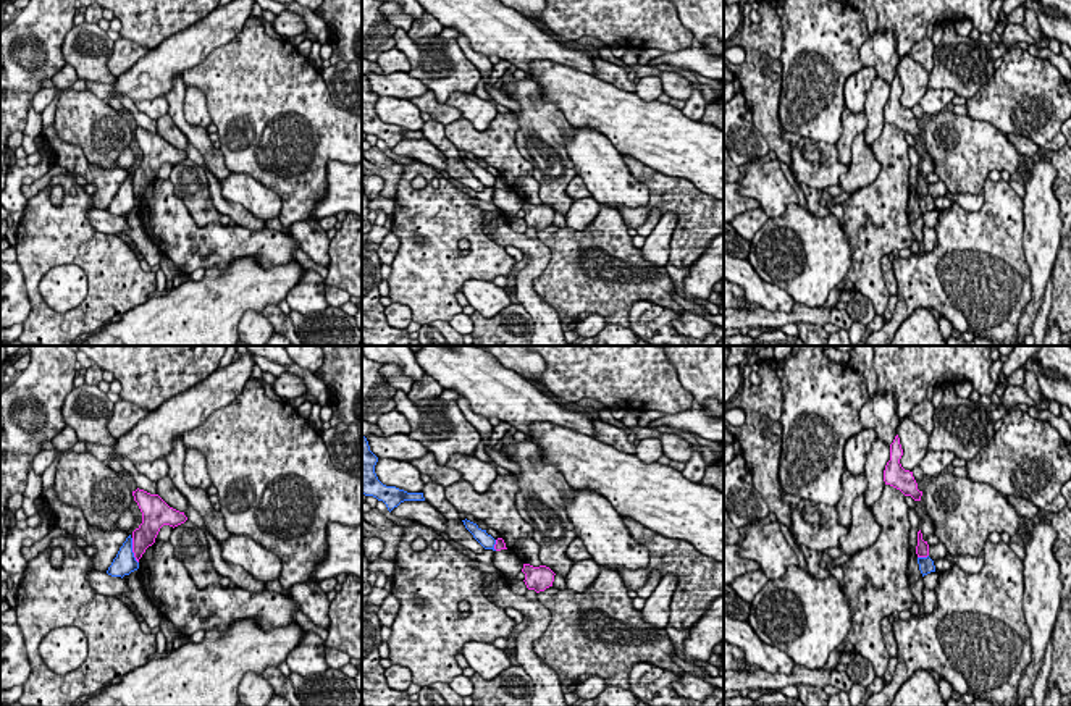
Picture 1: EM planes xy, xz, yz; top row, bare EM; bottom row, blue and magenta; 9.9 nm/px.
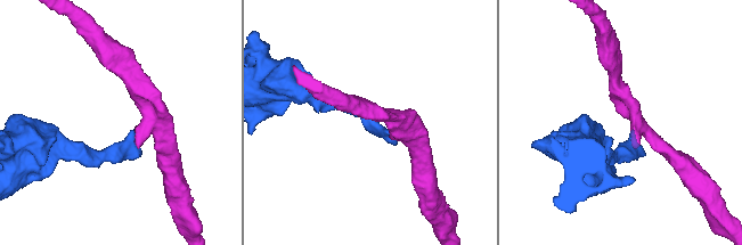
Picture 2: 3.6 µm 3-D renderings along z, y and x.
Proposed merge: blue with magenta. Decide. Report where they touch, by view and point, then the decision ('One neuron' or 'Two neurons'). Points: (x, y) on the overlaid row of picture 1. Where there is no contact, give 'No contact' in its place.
Touches blue at xy (131, 551). Two neurons

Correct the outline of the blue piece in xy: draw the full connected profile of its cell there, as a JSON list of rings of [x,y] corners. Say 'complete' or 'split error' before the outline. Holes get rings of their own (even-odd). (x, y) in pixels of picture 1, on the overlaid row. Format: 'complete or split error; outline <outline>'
complete; outline [[[131,535],[126,538],[123,546],[120,548],[116,557],[113,559],[111,565],[108,567],[107,574],[111,577],[124,577],[131,572],[139,569],[139,562],[132,553],[132,538]]]

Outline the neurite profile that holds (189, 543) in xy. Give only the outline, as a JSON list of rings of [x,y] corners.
[[[186,520],[173,528],[170,543],[176,559],[183,562],[197,588],[210,585],[229,586],[229,578],[220,575],[210,559],[205,532]]]

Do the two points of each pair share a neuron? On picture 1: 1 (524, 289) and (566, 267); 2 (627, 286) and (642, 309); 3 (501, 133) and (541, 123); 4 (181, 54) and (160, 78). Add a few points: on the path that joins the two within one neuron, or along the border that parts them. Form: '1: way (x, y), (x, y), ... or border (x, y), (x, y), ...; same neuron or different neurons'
1: border (548, 249), (548, 265), (533, 289), (558, 314); different neurons
2: border (674, 312), (648, 301), (637, 301), (627, 327); different neurons
3: border (512, 113), (517, 120), (516, 147), (532, 165); different neurons
4: way (175, 60), (163, 71); same neuron

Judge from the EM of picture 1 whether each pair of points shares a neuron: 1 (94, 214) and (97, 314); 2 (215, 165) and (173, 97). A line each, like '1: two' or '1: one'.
1: two
2: one

